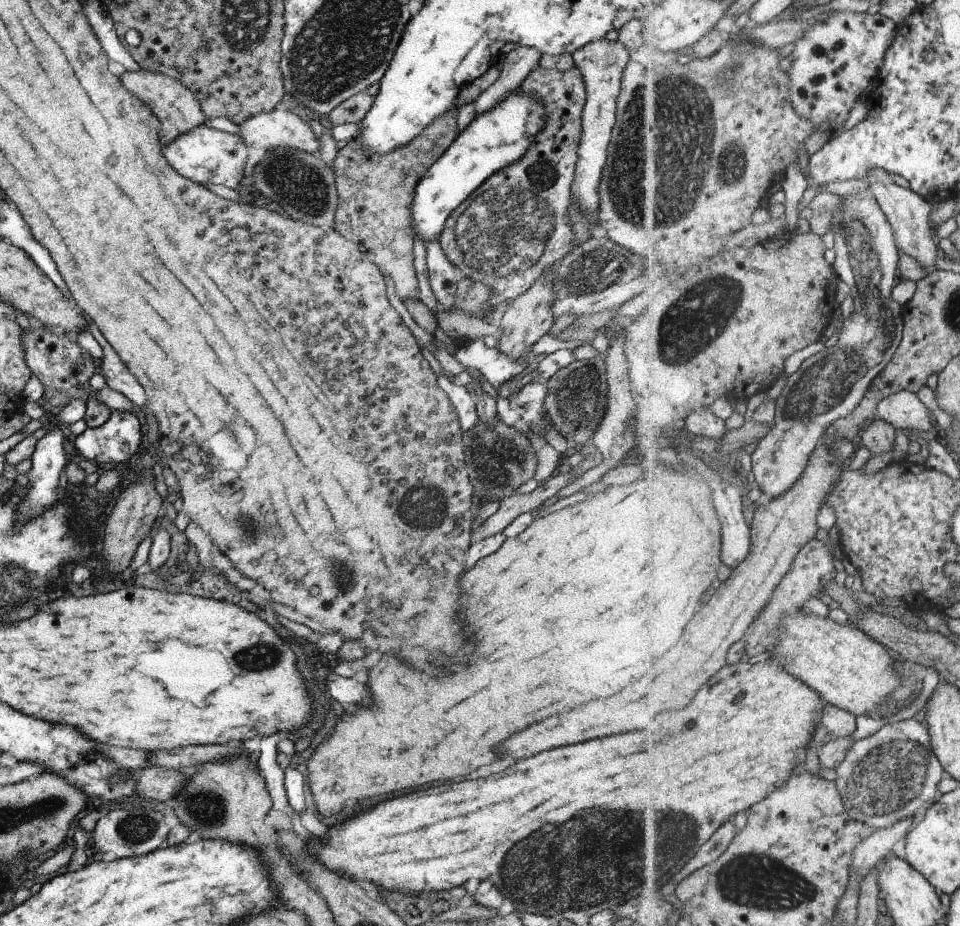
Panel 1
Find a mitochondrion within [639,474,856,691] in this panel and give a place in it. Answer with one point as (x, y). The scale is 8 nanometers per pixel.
(808, 581)

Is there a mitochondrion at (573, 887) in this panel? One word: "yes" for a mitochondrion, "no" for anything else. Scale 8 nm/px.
yes

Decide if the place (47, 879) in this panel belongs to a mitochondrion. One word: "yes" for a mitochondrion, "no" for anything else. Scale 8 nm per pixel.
no

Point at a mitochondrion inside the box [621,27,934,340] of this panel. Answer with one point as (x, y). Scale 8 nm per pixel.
(858, 227)

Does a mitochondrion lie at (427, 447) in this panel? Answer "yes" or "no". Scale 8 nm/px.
no

